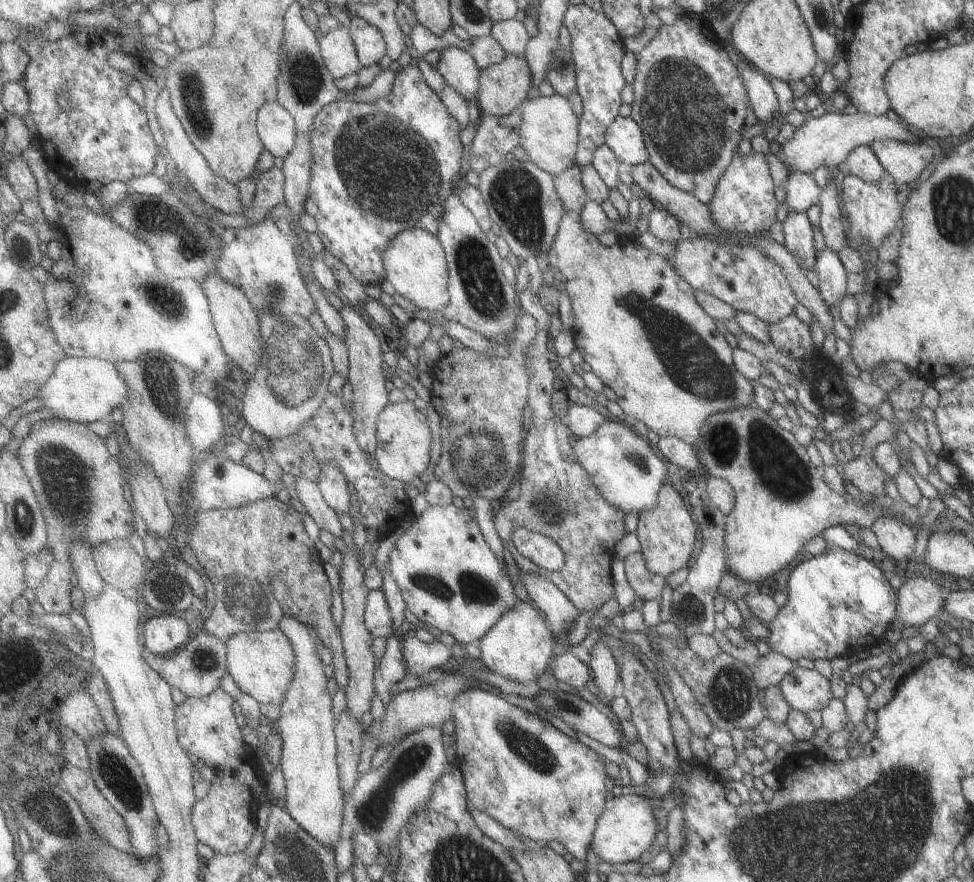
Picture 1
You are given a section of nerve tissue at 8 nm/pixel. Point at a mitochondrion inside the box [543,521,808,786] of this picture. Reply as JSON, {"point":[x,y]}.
{"point":[730,693]}

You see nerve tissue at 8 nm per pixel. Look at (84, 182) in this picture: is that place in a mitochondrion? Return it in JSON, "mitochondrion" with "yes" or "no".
{"mitochondrion":"no"}

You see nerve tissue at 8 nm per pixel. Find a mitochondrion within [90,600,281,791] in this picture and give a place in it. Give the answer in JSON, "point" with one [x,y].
{"point":[206,660]}

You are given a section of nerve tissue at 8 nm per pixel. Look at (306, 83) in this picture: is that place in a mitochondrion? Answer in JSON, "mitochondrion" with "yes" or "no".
{"mitochondrion":"yes"}

